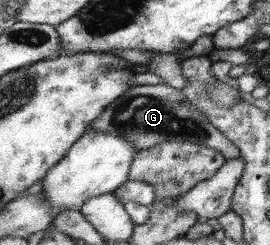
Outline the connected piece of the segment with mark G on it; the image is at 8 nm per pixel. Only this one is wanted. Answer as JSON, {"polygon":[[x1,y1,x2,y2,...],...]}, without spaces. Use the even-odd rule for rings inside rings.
{"polygon":[[164,83,132,86,120,99,106,106,105,113,92,126,100,132,126,136,126,140,130,140,138,151,150,148,160,141,190,141,220,151,226,160,241,157,239,149,200,110,188,107,182,90]]}

